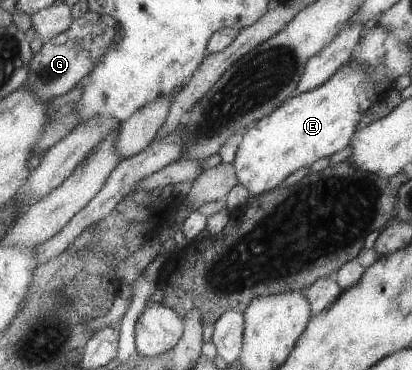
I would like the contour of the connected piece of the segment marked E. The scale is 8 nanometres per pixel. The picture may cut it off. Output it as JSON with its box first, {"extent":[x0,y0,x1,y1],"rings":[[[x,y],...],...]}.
{"extent":[233,59,392,196],"rings":[[[351,59],[324,85],[292,96],[279,110],[261,119],[238,139],[233,165],[239,184],[251,196],[263,195],[281,186],[289,175],[302,167],[310,167],[315,161],[350,147],[359,119],[391,83],[392,80],[381,88],[375,86],[364,66]]]}

